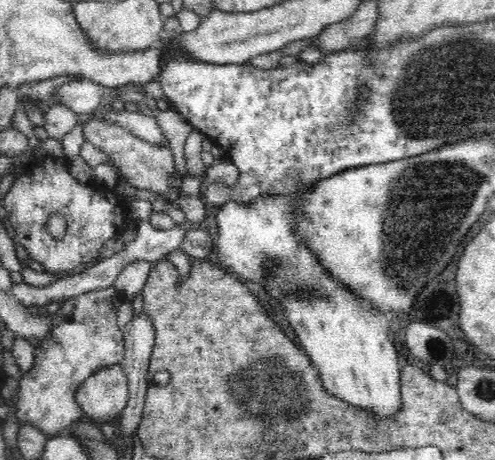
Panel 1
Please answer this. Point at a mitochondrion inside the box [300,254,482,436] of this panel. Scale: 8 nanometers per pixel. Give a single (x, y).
(437, 351)

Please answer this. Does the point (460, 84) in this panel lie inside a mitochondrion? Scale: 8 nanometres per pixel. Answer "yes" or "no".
yes

